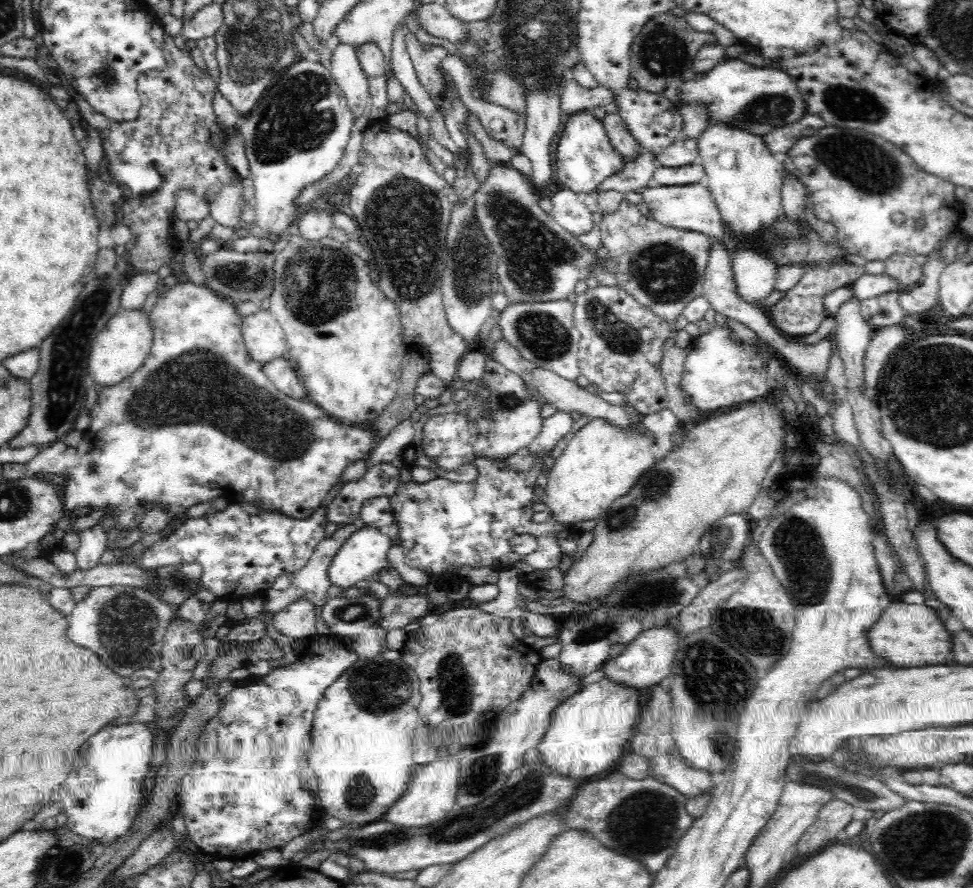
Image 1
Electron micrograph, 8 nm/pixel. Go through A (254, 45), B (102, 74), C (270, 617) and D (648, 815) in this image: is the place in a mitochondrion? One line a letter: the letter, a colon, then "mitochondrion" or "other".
A: mitochondrion
B: mitochondrion
C: other
D: mitochondrion

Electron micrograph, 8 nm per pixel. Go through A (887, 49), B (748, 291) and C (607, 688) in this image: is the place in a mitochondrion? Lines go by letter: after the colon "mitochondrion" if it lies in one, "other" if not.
A: other
B: other
C: other

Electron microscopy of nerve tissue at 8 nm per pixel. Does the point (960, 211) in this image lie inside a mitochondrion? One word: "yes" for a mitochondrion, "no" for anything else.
no

